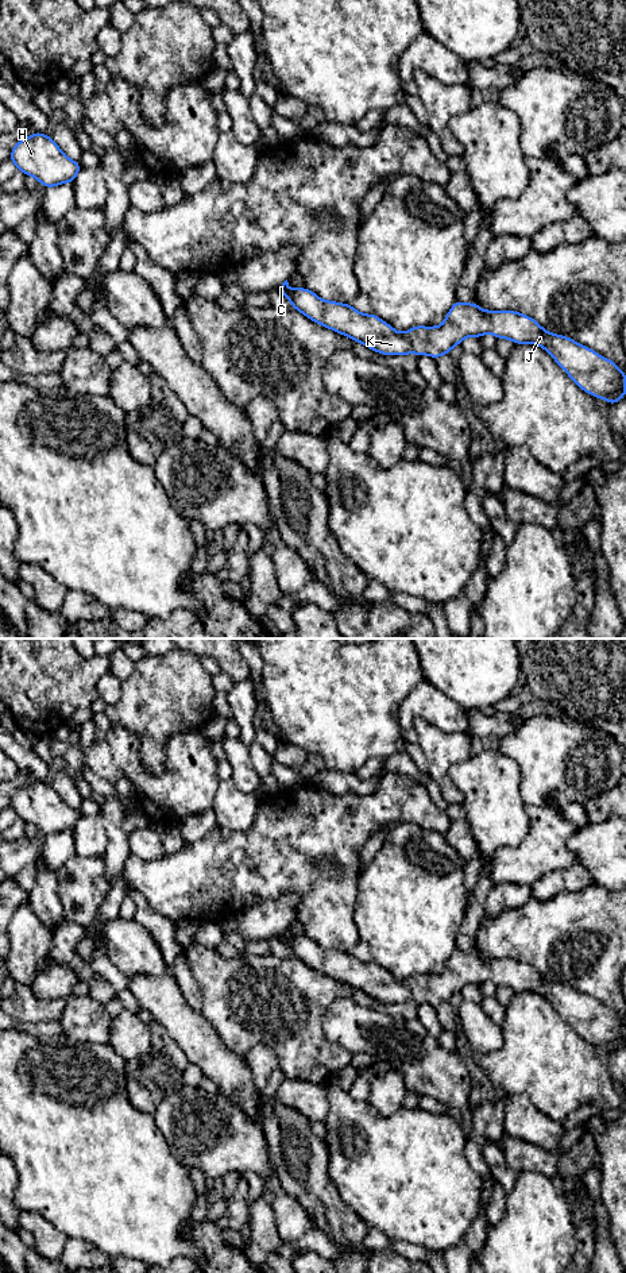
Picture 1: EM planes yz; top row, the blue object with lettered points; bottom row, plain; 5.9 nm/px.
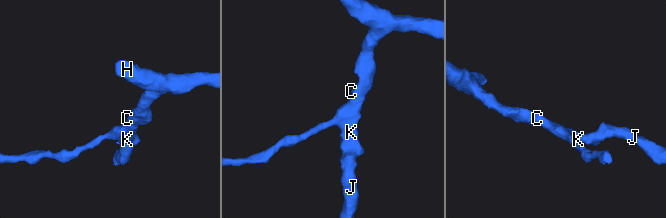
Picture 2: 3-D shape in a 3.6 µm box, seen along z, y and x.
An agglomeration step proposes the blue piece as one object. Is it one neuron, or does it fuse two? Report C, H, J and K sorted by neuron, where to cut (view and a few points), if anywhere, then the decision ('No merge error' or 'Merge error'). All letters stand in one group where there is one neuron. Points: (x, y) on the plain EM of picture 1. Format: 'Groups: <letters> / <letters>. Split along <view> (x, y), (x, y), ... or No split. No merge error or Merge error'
Groups: C H J K. No split. No merge error

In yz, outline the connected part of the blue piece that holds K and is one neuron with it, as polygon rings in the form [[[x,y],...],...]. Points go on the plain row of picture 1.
[[[287,927],[277,937],[289,946],[294,957],[314,971],[340,980],[382,1003],[406,1003],[413,1000],[416,1003],[426,1002],[437,1007],[444,1002],[449,1002],[467,984],[480,987],[484,981],[491,980],[496,987],[510,987],[515,992],[532,991],[542,995],[581,1038],[592,1045],[606,1048],[610,1053],[618,1050],[626,1042],[626,1021],[613,1008],[602,1006],[598,1000],[573,990],[571,985],[546,980],[534,967],[514,958],[484,958],[476,950],[463,952],[456,948],[441,973],[416,973],[405,981],[401,981],[374,961],[363,963],[352,953],[321,948],[306,936],[290,937]]]

